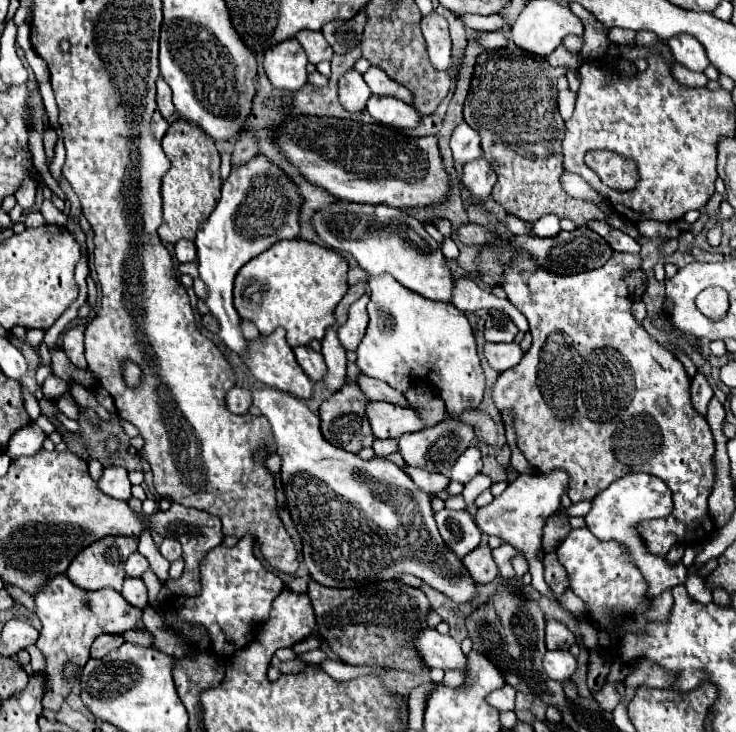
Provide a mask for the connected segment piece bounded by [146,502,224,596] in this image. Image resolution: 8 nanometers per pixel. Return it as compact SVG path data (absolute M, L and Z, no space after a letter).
M172 502L170 510L168 512L156 512L152 516L146 516L148 522L150 522L150 528L160 532L164 538L176 538L180 544L182 544L182 550L184 550L184 562L185 568L178 580L166 580L166 588L176 594L176 596L182 596L182 594L194 594L198 592L198 560L202 560L202 556L222 544L224 540L224 534L222 534L222 522L218 516L214 514L208 514L204 510L196 510L196 508L188 508L188 506L182 506L178 502Z

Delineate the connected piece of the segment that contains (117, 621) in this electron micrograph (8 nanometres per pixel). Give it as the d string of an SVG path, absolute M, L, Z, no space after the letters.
M66 574L52 576L48 582L40 586L36 594L32 594L36 602L36 616L42 622L40 638L36 642L36 648L46 658L46 668L40 672L44 680L44 696L42 706L46 710L58 712L62 704L66 702L66 696L72 692L72 688L80 682L78 678L66 678L64 670L68 664L74 664L78 668L84 668L84 664L90 658L90 646L100 634L108 634L112 630L118 630L118 634L134 628L134 620L142 616L140 608L130 608L120 592L114 588L102 588L102 590L84 590L68 580Z

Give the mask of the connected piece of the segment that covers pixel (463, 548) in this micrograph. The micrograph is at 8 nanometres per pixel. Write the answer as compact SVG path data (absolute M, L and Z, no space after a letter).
M444 508L436 512L436 524L444 544L458 556L458 560L470 554L470 550L478 548L480 530L466 510Z

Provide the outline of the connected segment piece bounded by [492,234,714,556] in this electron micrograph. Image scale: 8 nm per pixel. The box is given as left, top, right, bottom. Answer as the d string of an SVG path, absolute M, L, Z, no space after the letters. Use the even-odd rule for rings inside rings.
M496 234L496 240L492 240L492 248L498 254L500 264L504 266L502 270L502 290L506 292L506 298L528 318L530 324L530 334L532 334L532 346L530 350L522 356L520 364L514 366L512 370L506 370L498 376L498 382L494 386L492 398L498 410L510 408L514 412L514 422L516 422L516 436L518 436L518 448L522 450L522 454L526 456L526 460L538 468L540 472L548 472L552 468L566 468L570 474L570 490L568 496L572 502L580 502L580 500L594 500L596 494L600 494L604 488L608 488L614 480L630 474L630 472L646 472L646 474L654 474L658 478L662 478L668 488L672 490L672 500L674 500L674 510L670 516L662 518L662 520L650 520L646 524L640 524L638 530L648 546L650 552L654 554L662 554L666 556L672 544L700 544L706 542L710 538L710 534L714 532L714 524L708 518L708 496L714 484L714 438L712 432L708 428L708 422L704 420L704 416L700 416L690 400L690 378L684 370L684 366L674 358L672 352L668 352L664 346L660 346L654 338L650 338L646 334L646 330L632 318L632 300L626 296L626 288L622 288L622 268L640 268L640 258L636 254L612 254L612 258L596 270L588 270L588 272L580 272L580 274L554 274L546 268L540 268L538 262L528 256L528 252L520 252L518 248L514 248L514 244L510 242L510 238ZM598 348L614 348L616 352L596 352Z

